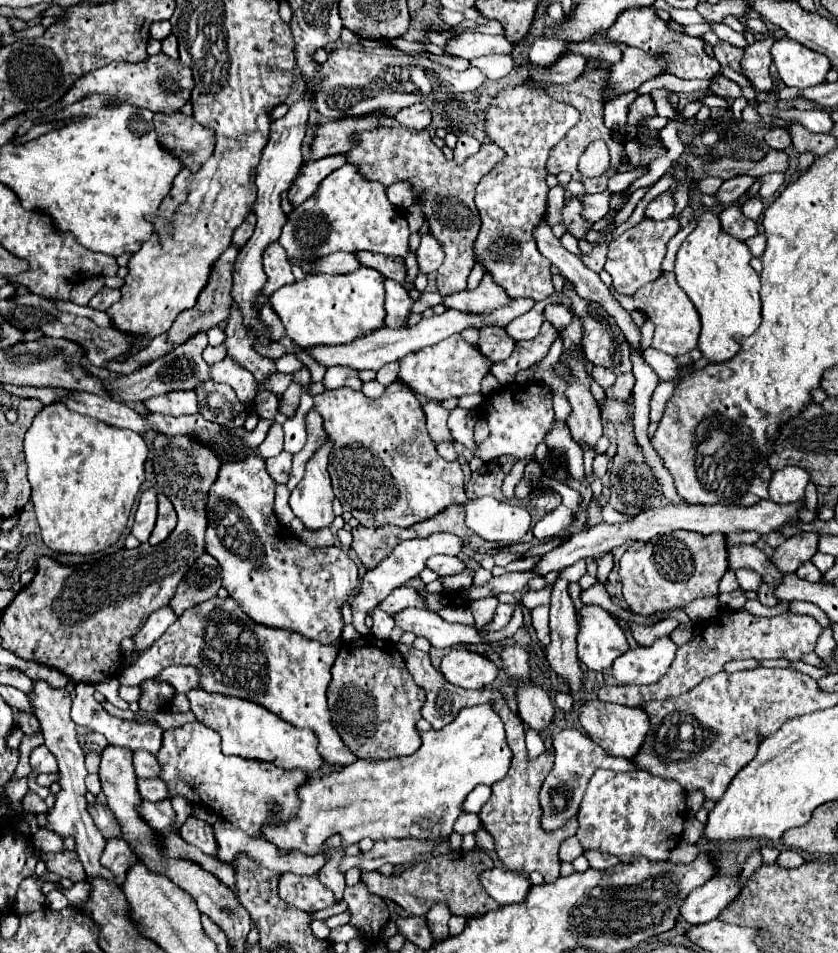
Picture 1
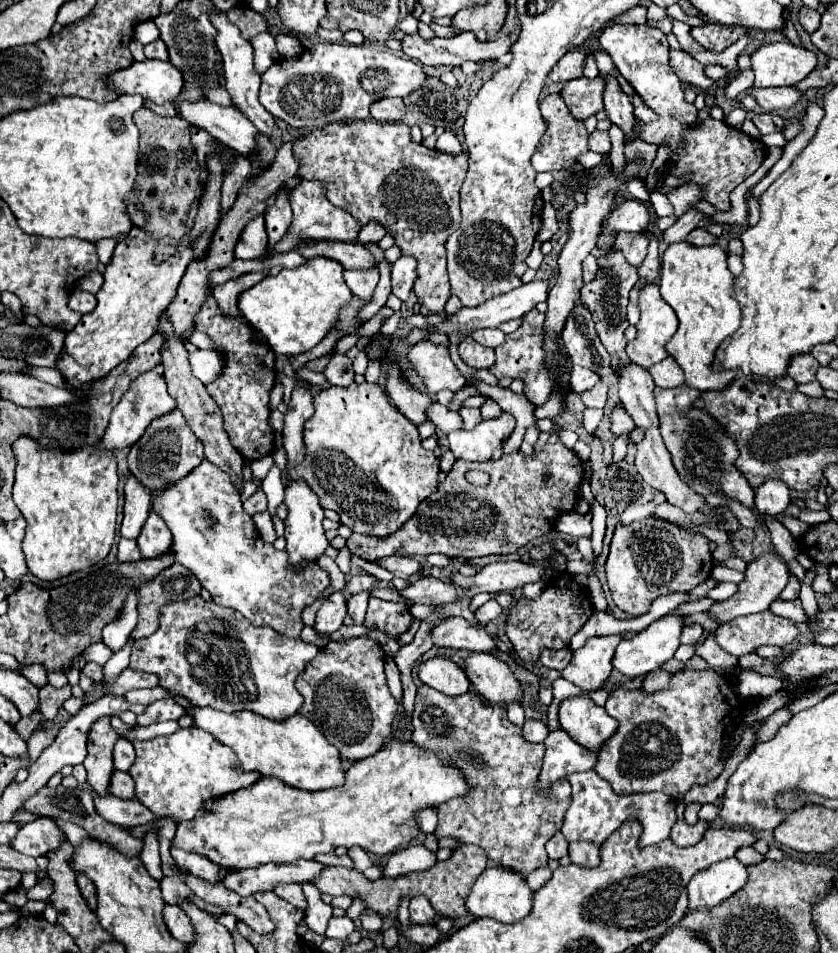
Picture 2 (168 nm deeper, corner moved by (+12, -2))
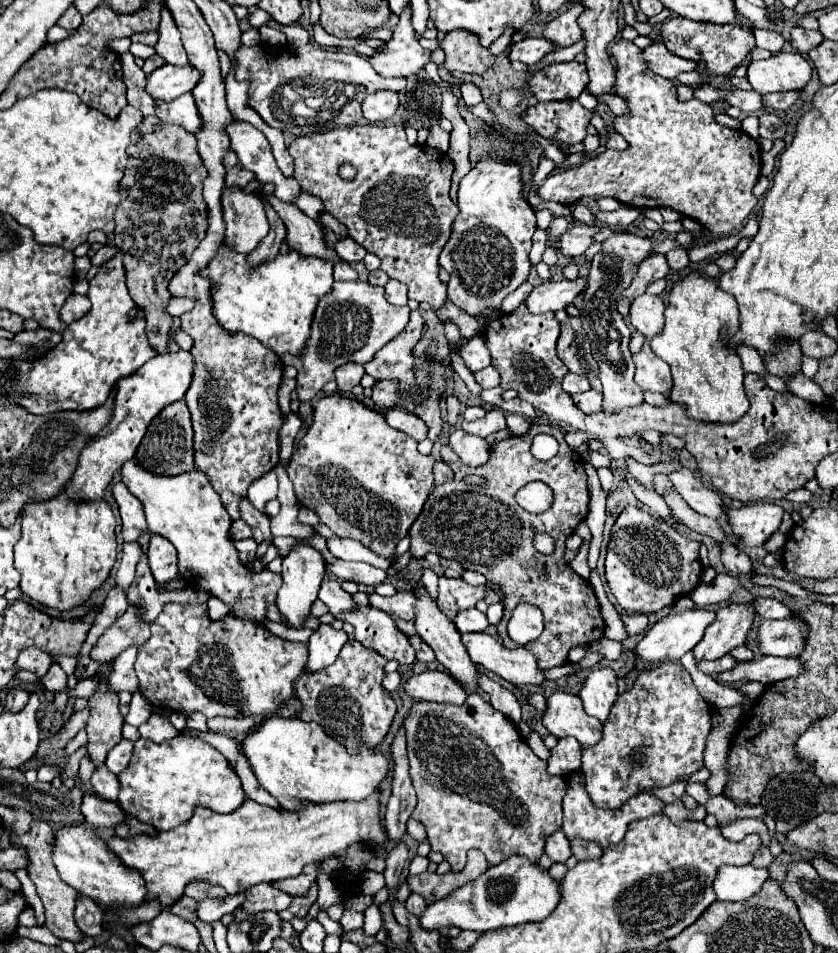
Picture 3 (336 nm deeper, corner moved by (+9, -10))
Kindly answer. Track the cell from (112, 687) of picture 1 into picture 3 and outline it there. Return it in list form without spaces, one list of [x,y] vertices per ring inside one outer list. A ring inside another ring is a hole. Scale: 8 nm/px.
[[[181,735],[163,743],[137,739],[131,763],[125,771],[121,771],[119,781],[121,793],[117,803],[123,807],[123,811],[159,831],[169,831],[187,823],[199,805],[219,813],[229,813],[247,799],[243,785],[227,757],[223,757],[209,743]]]

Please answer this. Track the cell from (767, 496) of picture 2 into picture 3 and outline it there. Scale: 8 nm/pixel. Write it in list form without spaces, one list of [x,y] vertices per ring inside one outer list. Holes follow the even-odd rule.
[[[755,503],[741,509],[731,509],[727,519],[733,533],[743,539],[747,547],[765,543],[781,525],[785,509],[775,503]]]

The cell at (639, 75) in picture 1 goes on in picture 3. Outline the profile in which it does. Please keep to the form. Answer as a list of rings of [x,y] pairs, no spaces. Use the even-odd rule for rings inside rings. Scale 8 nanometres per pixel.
[[[563,99],[533,105],[523,119],[533,125],[541,137],[575,145],[587,137],[587,125],[593,115],[595,111],[585,111],[577,99]]]

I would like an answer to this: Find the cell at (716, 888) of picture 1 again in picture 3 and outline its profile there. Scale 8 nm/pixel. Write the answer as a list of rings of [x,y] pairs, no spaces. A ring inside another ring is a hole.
[[[721,865],[713,881],[713,891],[717,901],[745,901],[753,897],[767,879],[767,869],[755,869],[753,865]]]

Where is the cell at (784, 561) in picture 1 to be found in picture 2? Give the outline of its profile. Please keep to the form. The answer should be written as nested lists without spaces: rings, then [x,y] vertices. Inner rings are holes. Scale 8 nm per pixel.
[[[764,553],[762,557],[758,557],[756,561],[748,563],[746,567],[746,579],[738,585],[738,591],[726,599],[726,601],[718,601],[714,603],[710,609],[708,609],[708,615],[712,619],[716,619],[720,625],[724,623],[730,623],[732,619],[740,617],[740,615],[752,615],[752,613],[760,613],[760,611],[766,611],[770,607],[770,603],[780,595],[780,591],[786,587],[788,583],[788,569],[786,565],[772,553]]]

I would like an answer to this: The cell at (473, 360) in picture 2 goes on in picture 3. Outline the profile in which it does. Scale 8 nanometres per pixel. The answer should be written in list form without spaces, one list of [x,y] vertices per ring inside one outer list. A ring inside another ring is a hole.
[[[493,365],[485,367],[483,371],[477,371],[475,373],[475,381],[481,385],[481,387],[497,387],[499,385],[499,373],[495,371]]]

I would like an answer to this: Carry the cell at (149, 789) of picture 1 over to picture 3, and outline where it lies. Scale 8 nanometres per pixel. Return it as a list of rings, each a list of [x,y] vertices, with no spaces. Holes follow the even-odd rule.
[[[105,767],[95,769],[95,773],[91,777],[91,785],[93,785],[93,789],[97,791],[99,797],[103,797],[107,801],[117,801],[117,795],[119,795],[119,779],[111,771],[107,771]]]

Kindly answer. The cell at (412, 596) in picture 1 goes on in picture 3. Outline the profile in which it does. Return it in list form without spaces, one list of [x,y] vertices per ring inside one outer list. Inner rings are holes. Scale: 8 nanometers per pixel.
[[[361,607],[355,615],[339,615],[341,621],[349,621],[355,627],[355,639],[369,649],[375,649],[385,659],[397,659],[399,663],[413,663],[415,649],[409,637],[397,627],[395,619],[381,609]]]

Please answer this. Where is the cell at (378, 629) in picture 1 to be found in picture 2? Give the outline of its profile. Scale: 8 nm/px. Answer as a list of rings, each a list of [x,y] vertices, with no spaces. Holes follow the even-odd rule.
[[[358,593],[358,595],[348,595],[348,615],[354,619],[354,623],[364,623],[364,615],[368,609],[368,597],[370,593]]]

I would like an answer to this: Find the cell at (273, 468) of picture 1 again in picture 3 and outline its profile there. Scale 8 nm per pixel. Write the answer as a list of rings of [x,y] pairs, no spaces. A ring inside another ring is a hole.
[[[237,519],[231,527],[231,535],[235,535],[235,539],[245,539],[245,537],[251,537],[253,535],[253,527],[249,527],[243,519]]]

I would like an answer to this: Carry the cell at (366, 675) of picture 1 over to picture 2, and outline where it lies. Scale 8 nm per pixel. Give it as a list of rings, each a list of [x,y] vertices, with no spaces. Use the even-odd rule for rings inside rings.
[[[368,635],[330,641],[296,679],[296,689],[304,697],[300,713],[312,719],[328,743],[340,749],[344,761],[360,761],[374,755],[392,733],[398,703],[386,685],[384,661],[386,655],[380,643]]]

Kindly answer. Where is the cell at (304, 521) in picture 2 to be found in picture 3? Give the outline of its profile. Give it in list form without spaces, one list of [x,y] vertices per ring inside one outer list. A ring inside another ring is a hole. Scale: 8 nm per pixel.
[[[297,543],[285,557],[283,557],[283,585],[277,593],[277,607],[283,613],[287,625],[301,627],[301,621],[309,615],[313,601],[317,599],[321,581],[325,575],[325,557],[321,551],[307,543]]]

